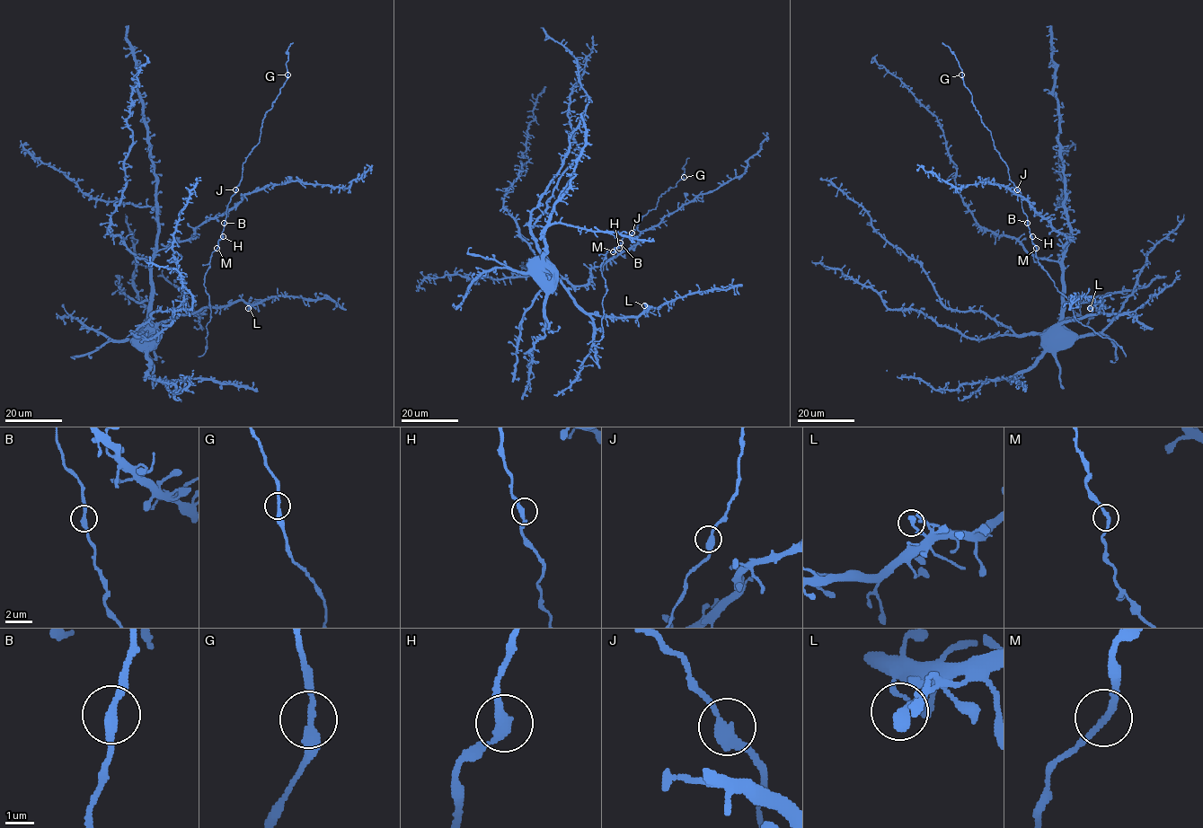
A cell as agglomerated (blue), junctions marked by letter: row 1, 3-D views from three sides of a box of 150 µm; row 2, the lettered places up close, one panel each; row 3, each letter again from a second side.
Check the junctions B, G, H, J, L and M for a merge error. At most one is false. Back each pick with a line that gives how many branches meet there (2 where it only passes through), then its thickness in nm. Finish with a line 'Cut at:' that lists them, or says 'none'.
Cut at: none

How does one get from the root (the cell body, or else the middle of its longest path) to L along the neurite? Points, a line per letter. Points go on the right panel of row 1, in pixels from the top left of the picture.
L: (1057, 339), (1056, 330), (1061, 324), (1095, 315), (1101, 308), (1101, 301), (1090, 308)

